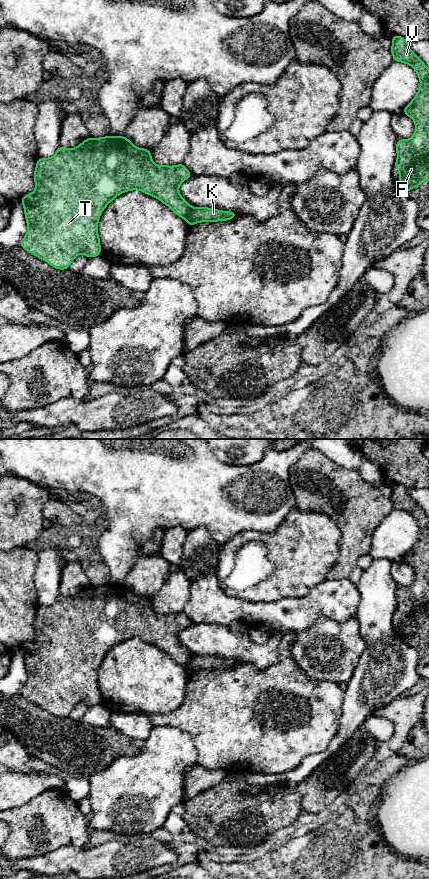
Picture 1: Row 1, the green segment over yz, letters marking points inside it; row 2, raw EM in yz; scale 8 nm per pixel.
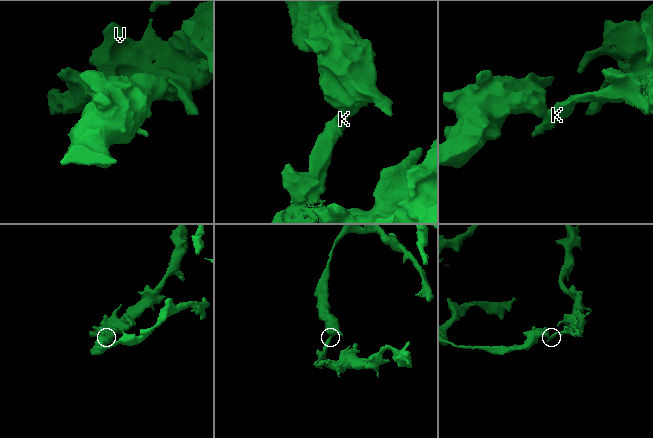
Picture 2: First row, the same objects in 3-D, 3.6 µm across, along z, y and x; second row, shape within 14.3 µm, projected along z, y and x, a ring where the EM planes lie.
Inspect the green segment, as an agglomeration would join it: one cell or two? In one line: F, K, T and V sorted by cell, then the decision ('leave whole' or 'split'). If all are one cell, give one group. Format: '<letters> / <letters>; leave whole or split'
F K V / T; split

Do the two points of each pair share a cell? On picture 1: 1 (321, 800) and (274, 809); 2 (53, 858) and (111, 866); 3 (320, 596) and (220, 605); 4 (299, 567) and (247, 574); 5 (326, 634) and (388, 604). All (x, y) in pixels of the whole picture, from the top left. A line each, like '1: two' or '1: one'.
1: two
2: one
3: one
4: one
5: two

